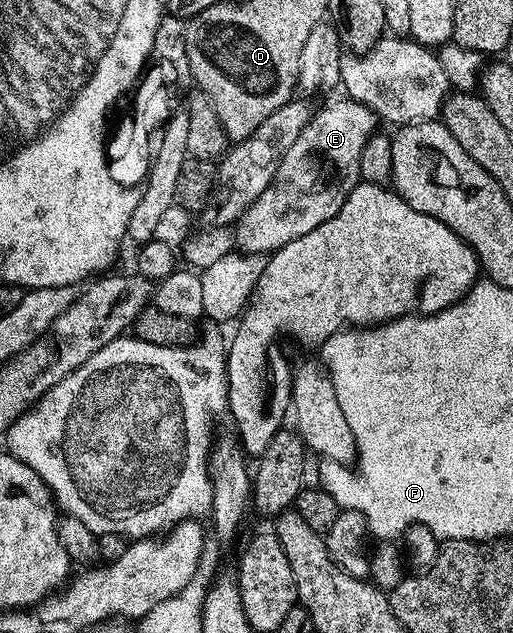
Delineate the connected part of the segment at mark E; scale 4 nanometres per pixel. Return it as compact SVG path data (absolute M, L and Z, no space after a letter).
M341 98L342 100L336 100L330 103L328 106L324 107L321 111L315 111L312 115L311 120L309 120L308 124L306 124L304 130L300 132L298 135L298 139L286 150L281 158L281 162L279 162L279 166L276 170L276 174L264 192L260 194L258 199L250 205L250 207L243 213L242 217L238 220L236 224L236 229L234 232L234 240L235 243L239 246L239 249L243 253L247 254L272 254L277 250L280 250L286 244L290 242L290 240L296 240L300 236L304 236L306 232L310 232L310 230L314 230L318 226L318 224L322 224L324 221L328 219L332 219L338 212L338 209L341 208L342 204L346 200L346 196L350 194L350 192L356 187L357 183L360 181L360 162L361 162L361 154L362 149L365 148L366 140L369 139L370 135L377 131L378 119L375 113L368 106L362 105L362 103L358 101L354 101L349 98Z

